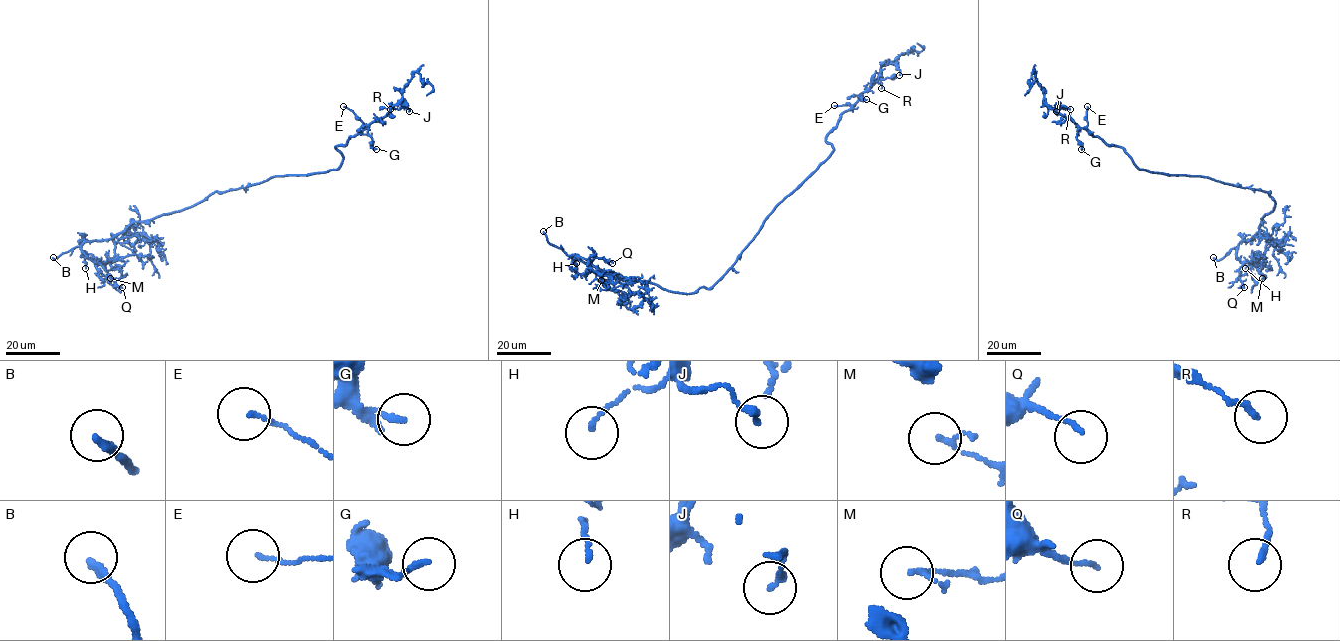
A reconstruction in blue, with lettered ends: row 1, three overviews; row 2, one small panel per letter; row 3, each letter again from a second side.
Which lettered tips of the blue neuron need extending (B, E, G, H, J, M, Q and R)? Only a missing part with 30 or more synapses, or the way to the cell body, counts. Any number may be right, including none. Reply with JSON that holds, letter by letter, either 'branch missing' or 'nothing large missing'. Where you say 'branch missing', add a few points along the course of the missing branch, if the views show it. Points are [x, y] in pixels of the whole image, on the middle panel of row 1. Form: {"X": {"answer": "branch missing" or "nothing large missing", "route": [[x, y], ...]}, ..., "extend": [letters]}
{"B": {"answer": "branch missing", "route": [[543, 231], [538, 227], [529, 230], [522, 238], [522, 253], [535, 288], [550, 307], [560, 310]]}, "E": {"answer": "nothing large missing"}, "G": {"answer": "nothing large missing"}, "H": {"answer": "nothing large missing"}, "J": {"answer": "nothing large missing"}, "M": {"answer": "nothing large missing"}, "Q": {"answer": "nothing large missing"}, "R": {"answer": "nothing large missing"}, "extend": ["B"]}

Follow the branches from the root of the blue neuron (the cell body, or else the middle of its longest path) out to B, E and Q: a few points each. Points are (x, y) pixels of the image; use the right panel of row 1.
B: (1204, 176), (1270, 191), (1275, 202), (1250, 239), (1219, 260), (1213, 257)
E: (1204, 176), (1167, 175), (1140, 170), (1122, 147), (1109, 146), (1087, 129), (1087, 106)
Q: (1204, 176), (1270, 191), (1274, 200), (1256, 234), (1265, 239), (1265, 253), (1239, 269), (1244, 287)

